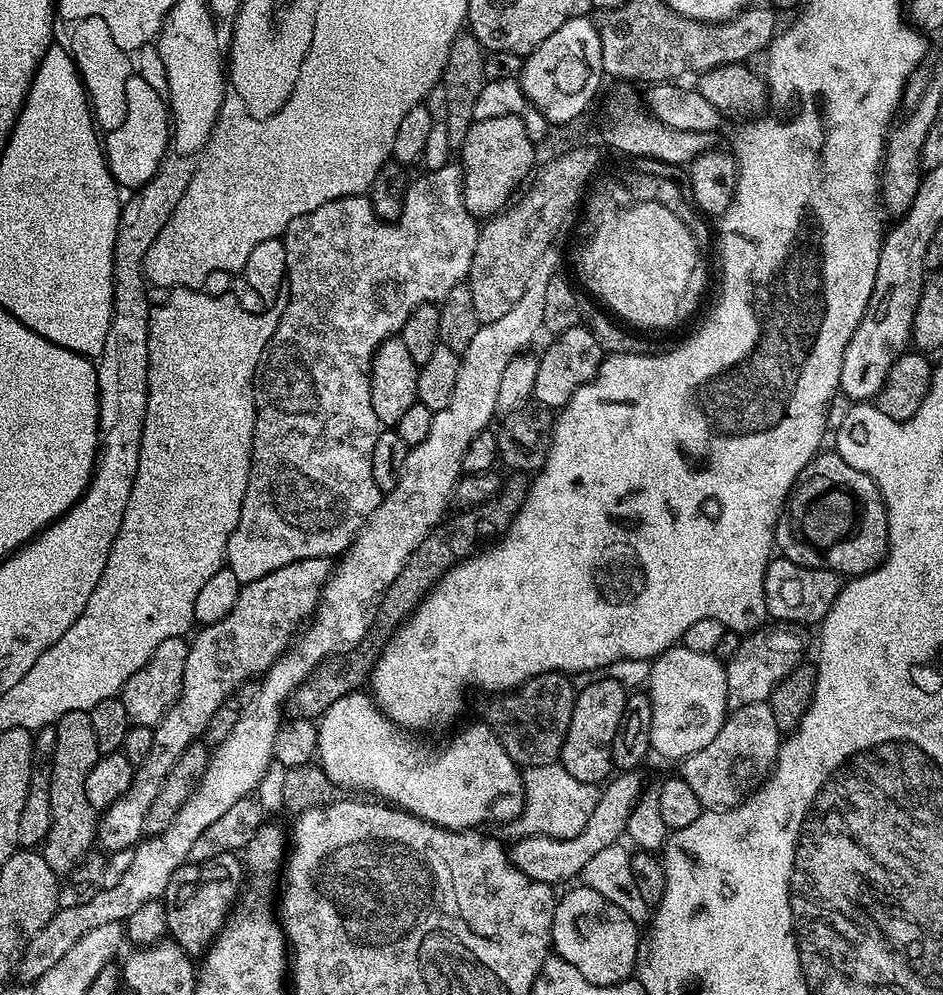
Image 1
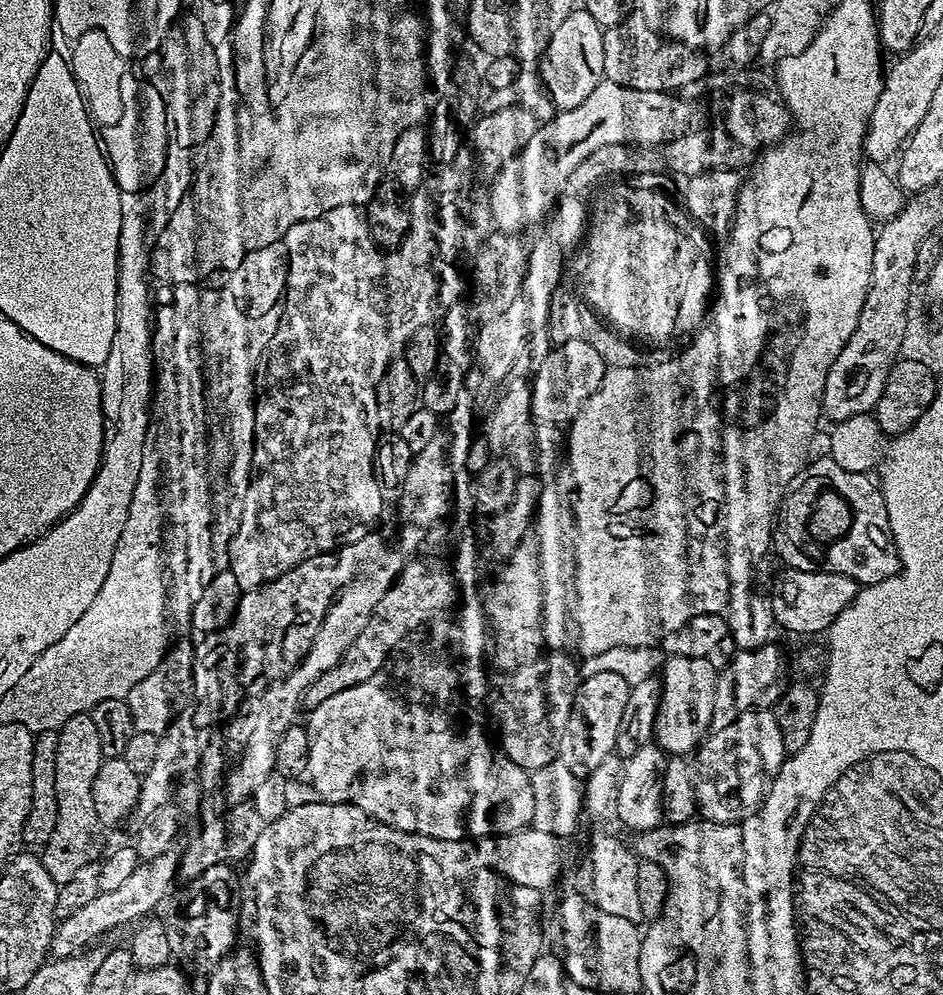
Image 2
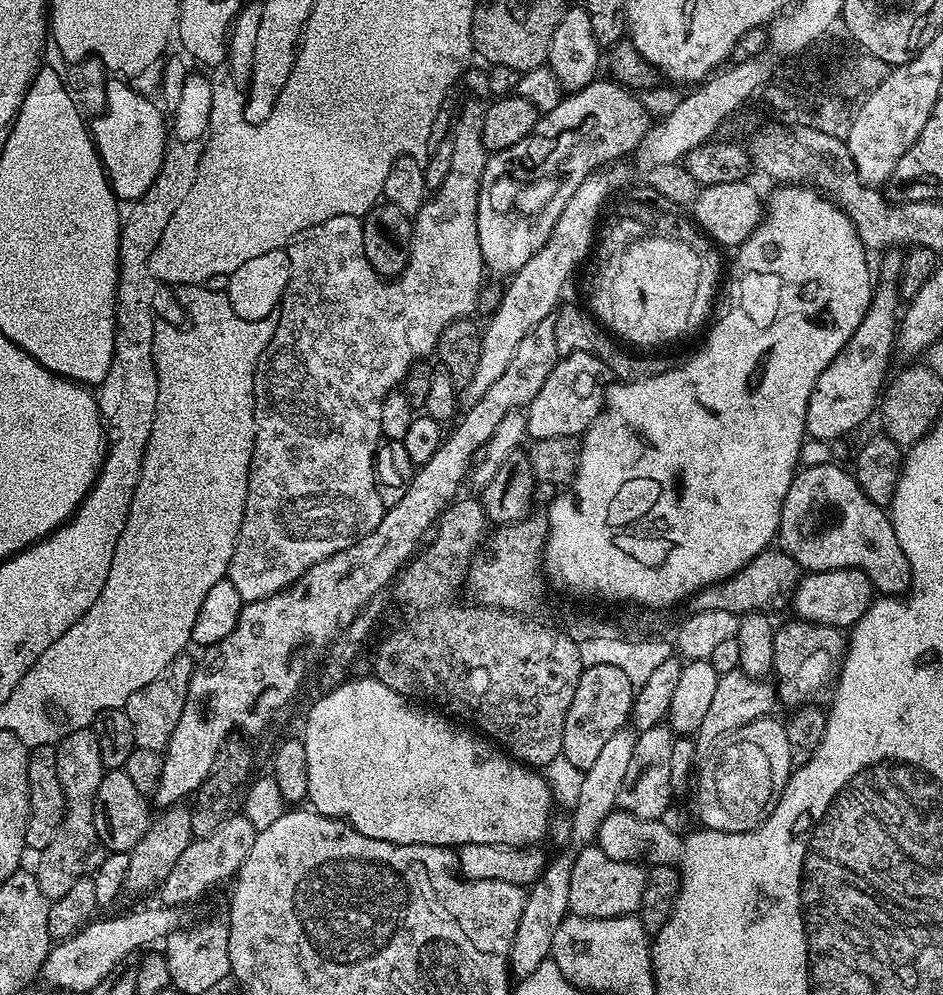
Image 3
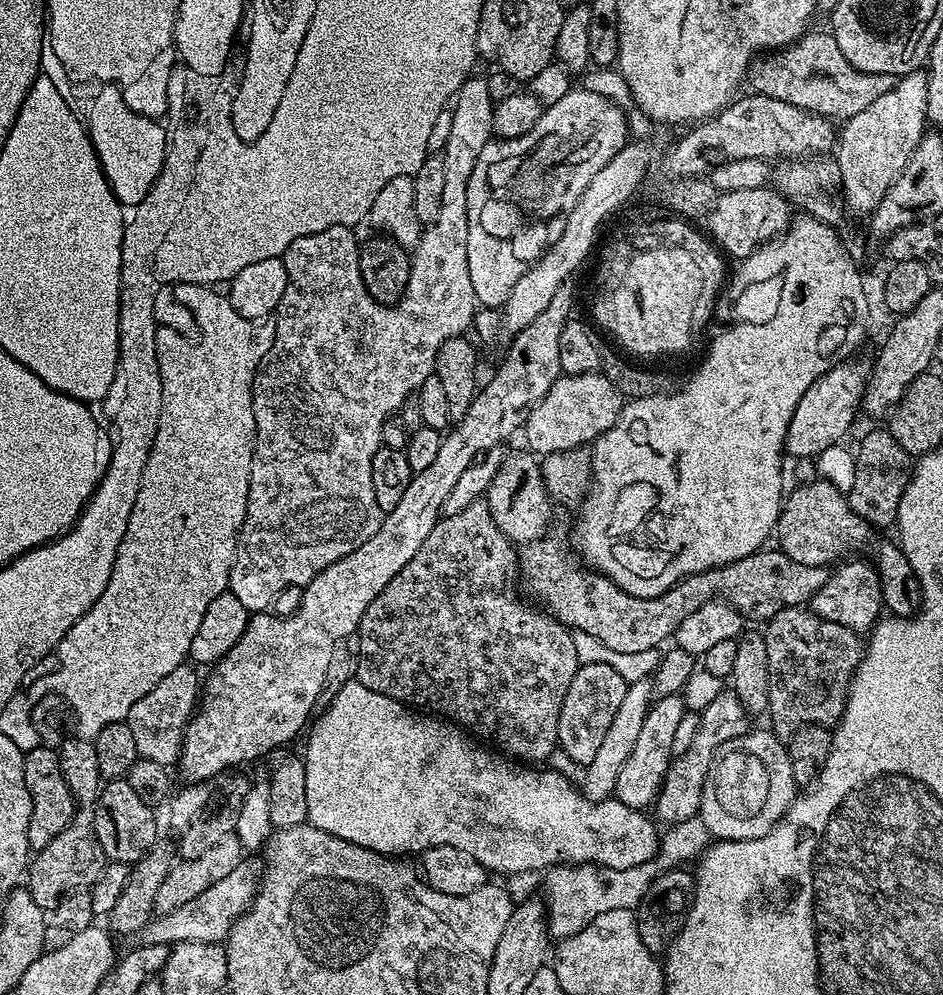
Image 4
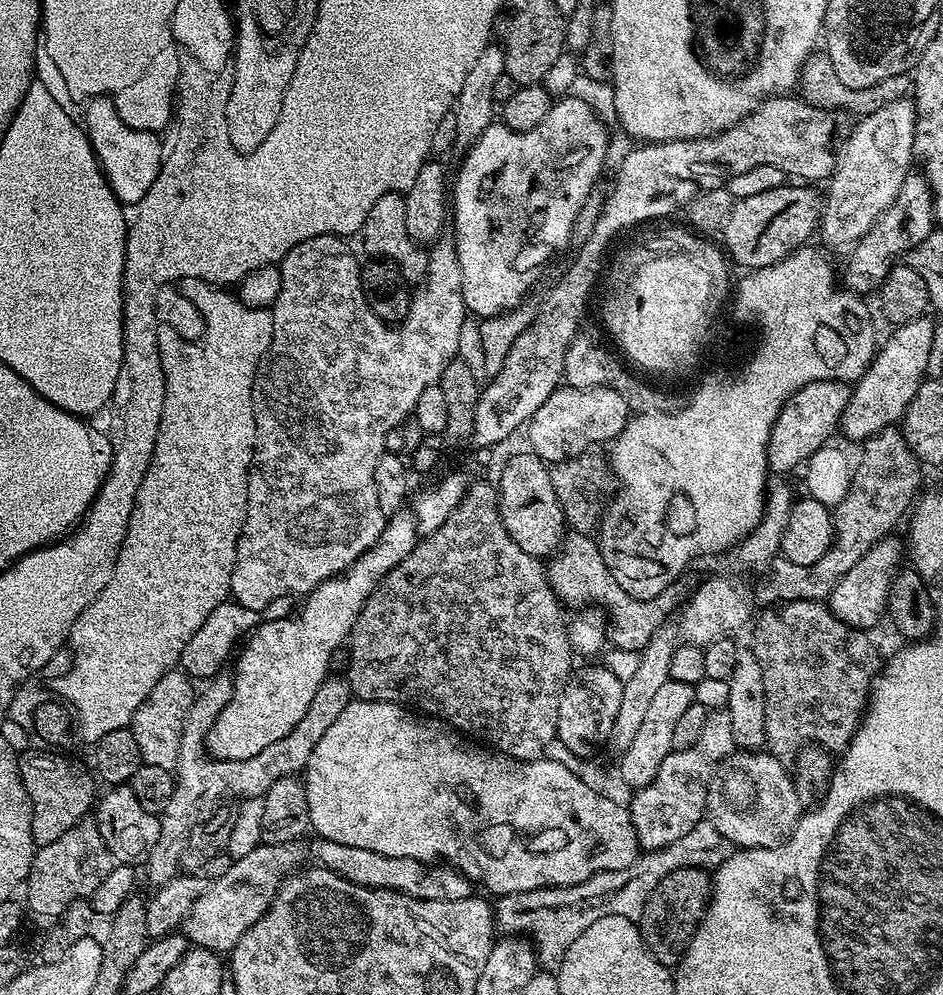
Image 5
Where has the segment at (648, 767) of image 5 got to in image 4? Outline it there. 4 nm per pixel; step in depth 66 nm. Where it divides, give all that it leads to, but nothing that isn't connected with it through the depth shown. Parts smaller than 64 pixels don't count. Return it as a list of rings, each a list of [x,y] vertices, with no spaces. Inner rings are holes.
[[[683,695],[662,696],[653,701],[646,714],[646,722],[642,722],[642,731],[634,742],[634,750],[630,750],[630,758],[622,766],[618,774],[618,782],[614,793],[615,799],[626,806],[648,810],[655,805],[660,788],[668,774],[668,767],[674,759],[674,733],[678,730],[678,722],[682,722],[686,711]]]

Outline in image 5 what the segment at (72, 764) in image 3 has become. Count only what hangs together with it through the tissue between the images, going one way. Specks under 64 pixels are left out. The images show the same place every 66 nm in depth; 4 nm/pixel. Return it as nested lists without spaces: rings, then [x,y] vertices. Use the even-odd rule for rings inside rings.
[[[85,818],[74,825],[66,834],[58,834],[54,842],[41,844],[32,857],[32,865],[28,871],[26,889],[28,888],[29,913],[36,916],[55,918],[70,906],[70,902],[90,898],[94,890],[102,883],[102,878],[110,874],[114,861],[106,842],[102,842],[102,834],[96,828],[96,821]]]

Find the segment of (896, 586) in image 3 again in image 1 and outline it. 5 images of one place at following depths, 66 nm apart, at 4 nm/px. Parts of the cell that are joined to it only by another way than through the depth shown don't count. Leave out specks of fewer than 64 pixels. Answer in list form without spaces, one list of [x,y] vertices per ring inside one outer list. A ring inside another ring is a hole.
[[[835,450],[821,451],[801,470],[788,491],[788,500],[776,524],[776,543],[785,560],[807,568],[825,568],[844,578],[864,576],[884,563],[888,555],[888,511],[878,486],[862,470],[854,470]]]

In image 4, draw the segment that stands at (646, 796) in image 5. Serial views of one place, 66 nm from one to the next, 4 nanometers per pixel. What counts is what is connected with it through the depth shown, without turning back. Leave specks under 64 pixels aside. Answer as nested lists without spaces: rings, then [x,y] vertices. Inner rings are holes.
[[[724,690],[718,694],[714,702],[700,712],[700,729],[694,734],[694,742],[690,742],[690,750],[686,754],[675,757],[668,767],[664,785],[654,805],[654,816],[661,825],[671,826],[694,818],[700,810],[702,790],[706,786],[706,778],[710,774],[710,766],[714,762],[714,754],[726,742],[738,738],[747,731],[749,713],[744,704],[732,690]],[[664,823],[664,824],[663,824]]]

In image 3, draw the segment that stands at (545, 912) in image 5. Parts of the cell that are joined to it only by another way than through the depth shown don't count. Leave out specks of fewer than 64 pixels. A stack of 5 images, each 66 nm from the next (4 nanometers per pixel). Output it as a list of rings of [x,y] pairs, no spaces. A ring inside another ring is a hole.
[[[599,846],[581,848],[575,853],[570,878],[568,907],[577,916],[630,916],[640,911],[642,890],[646,886],[647,871],[639,863],[615,860]]]

